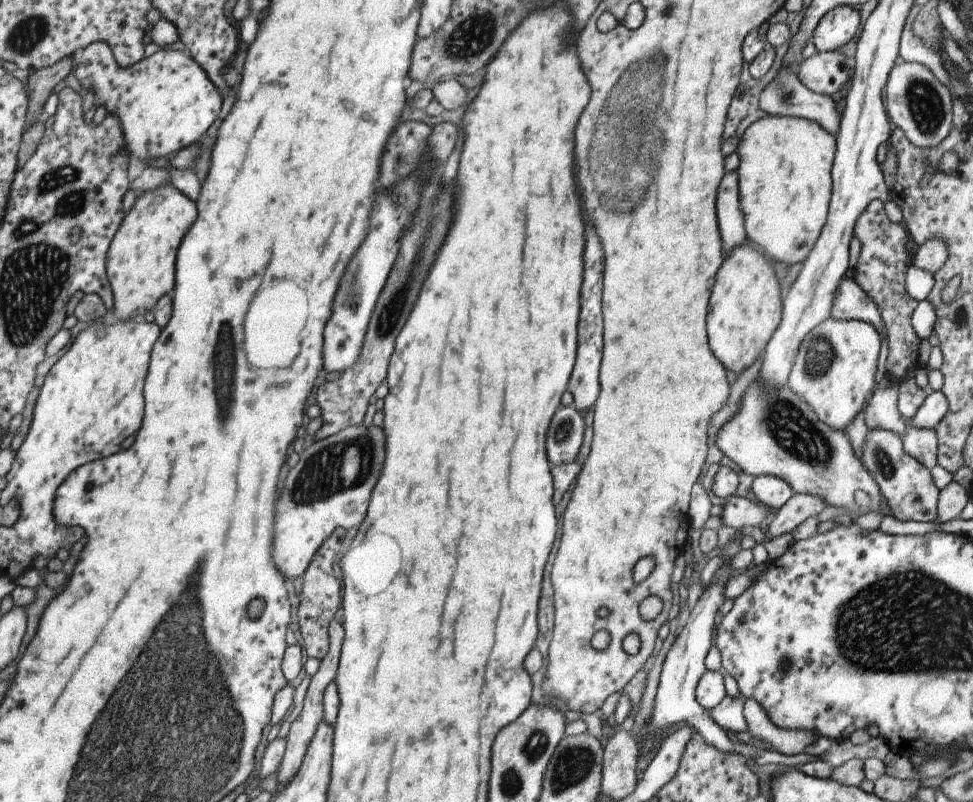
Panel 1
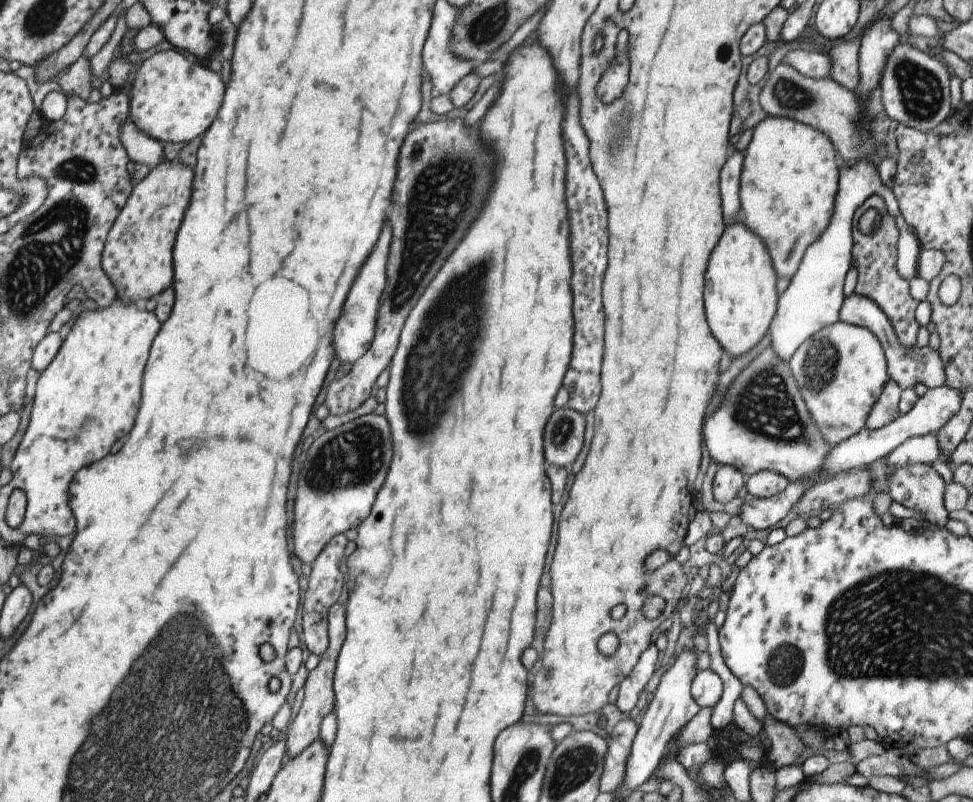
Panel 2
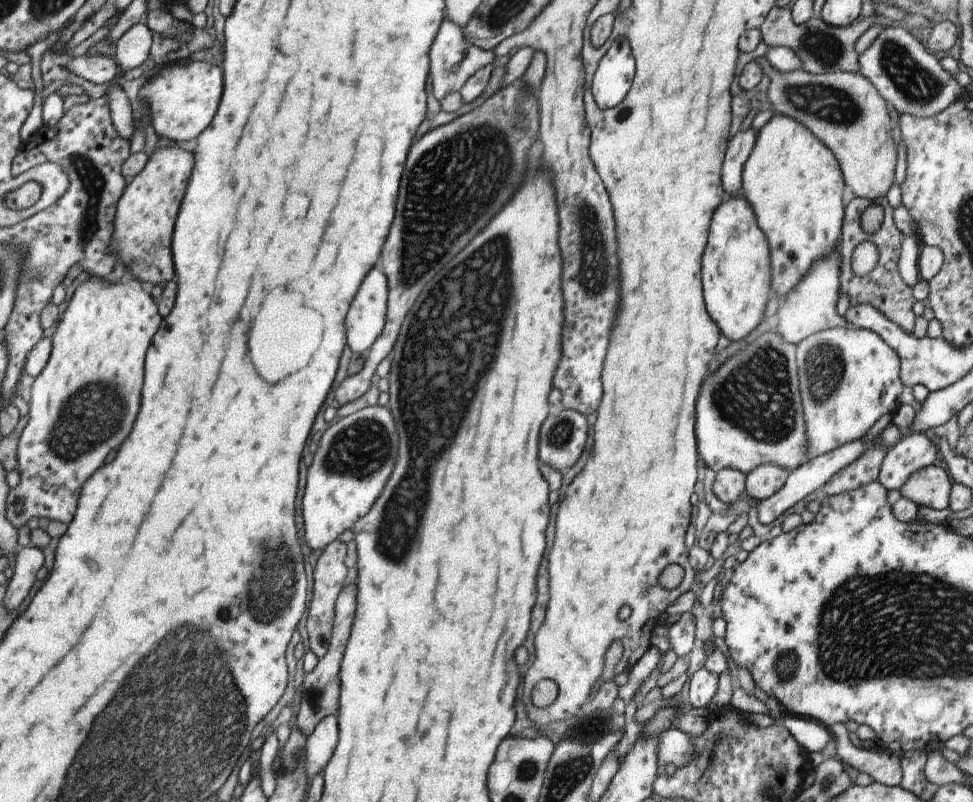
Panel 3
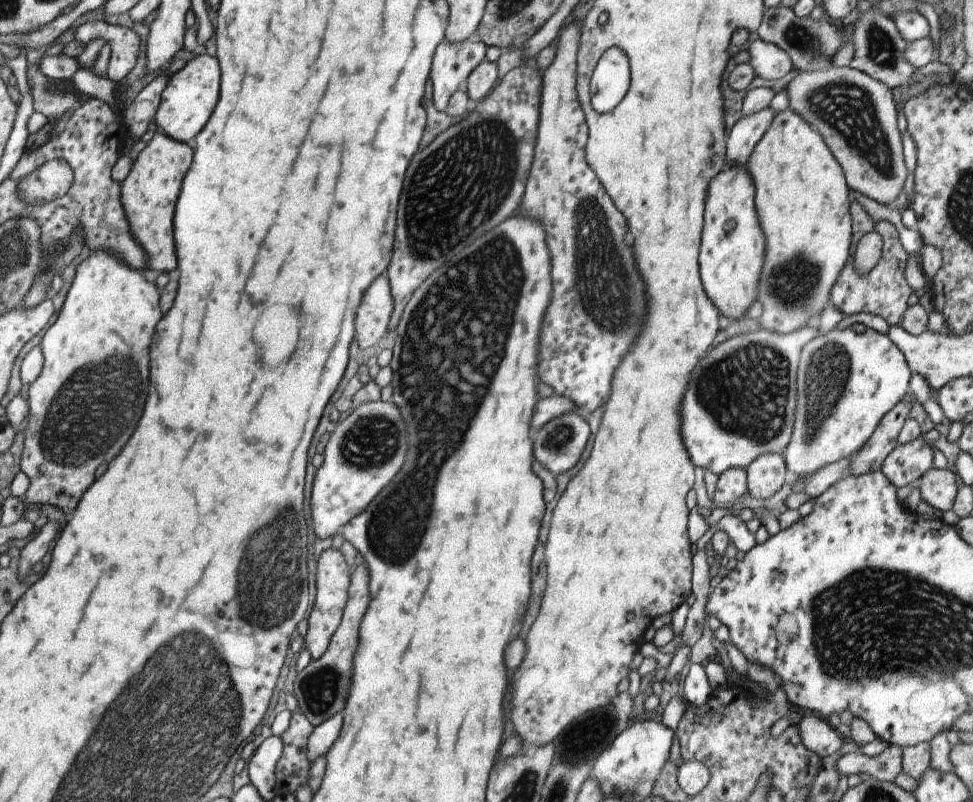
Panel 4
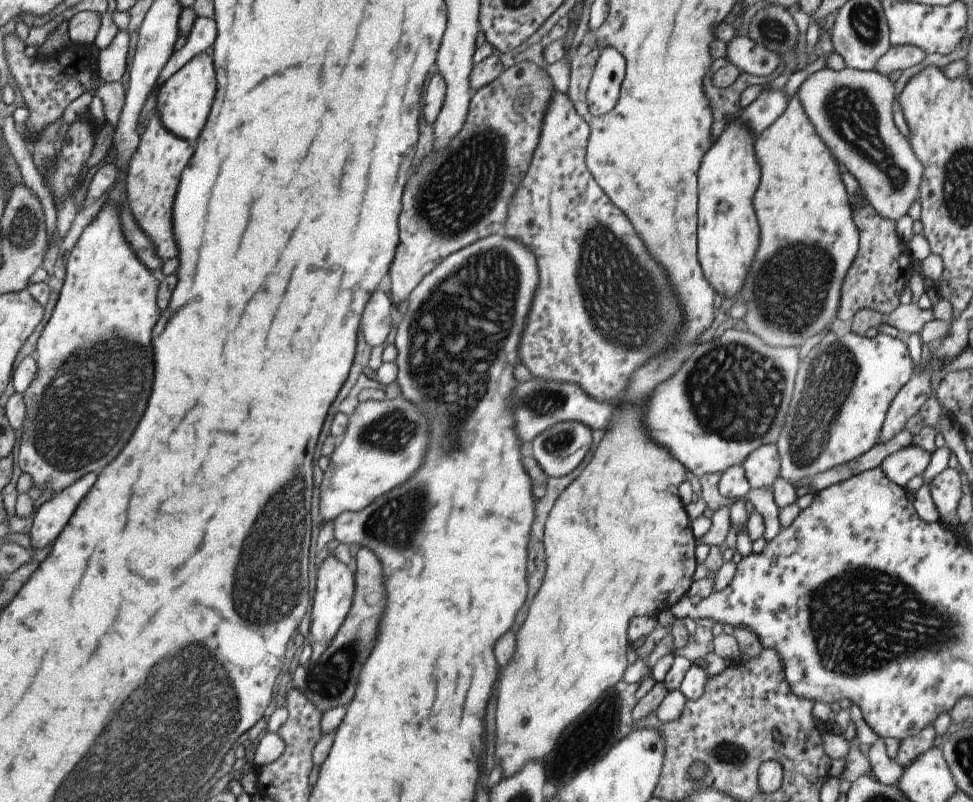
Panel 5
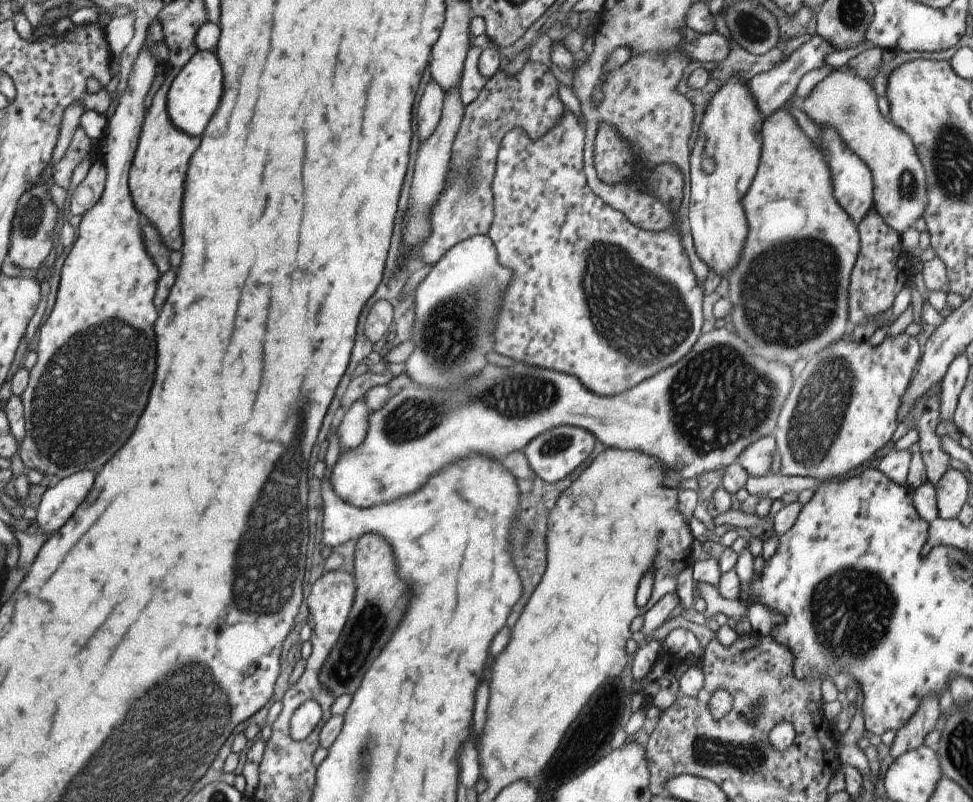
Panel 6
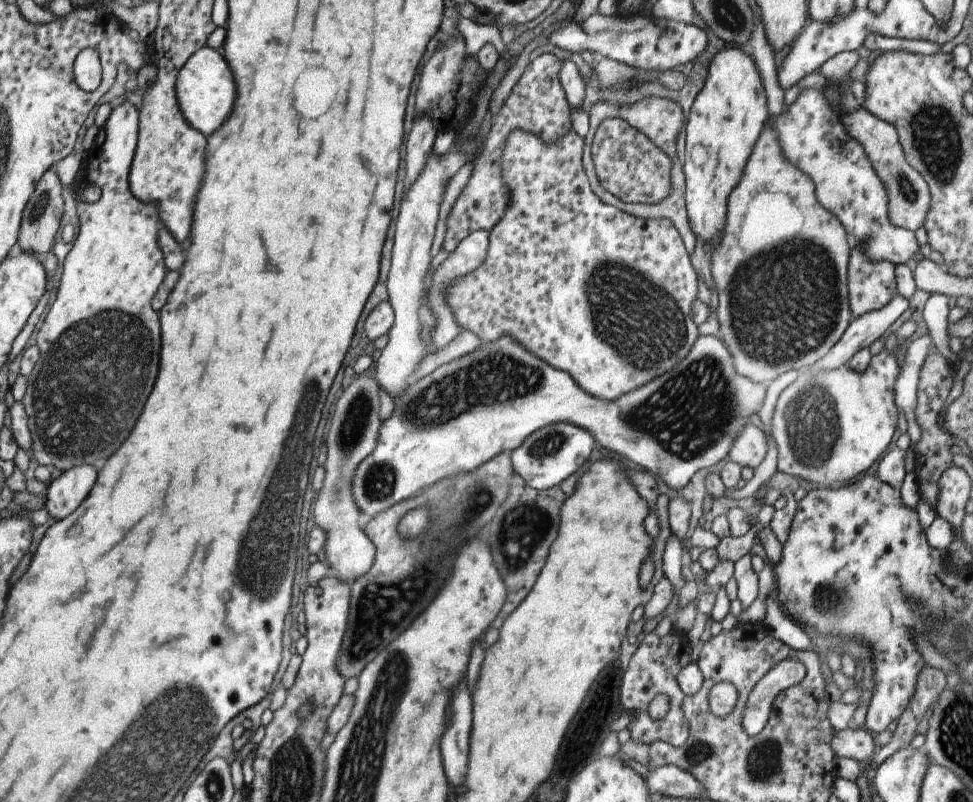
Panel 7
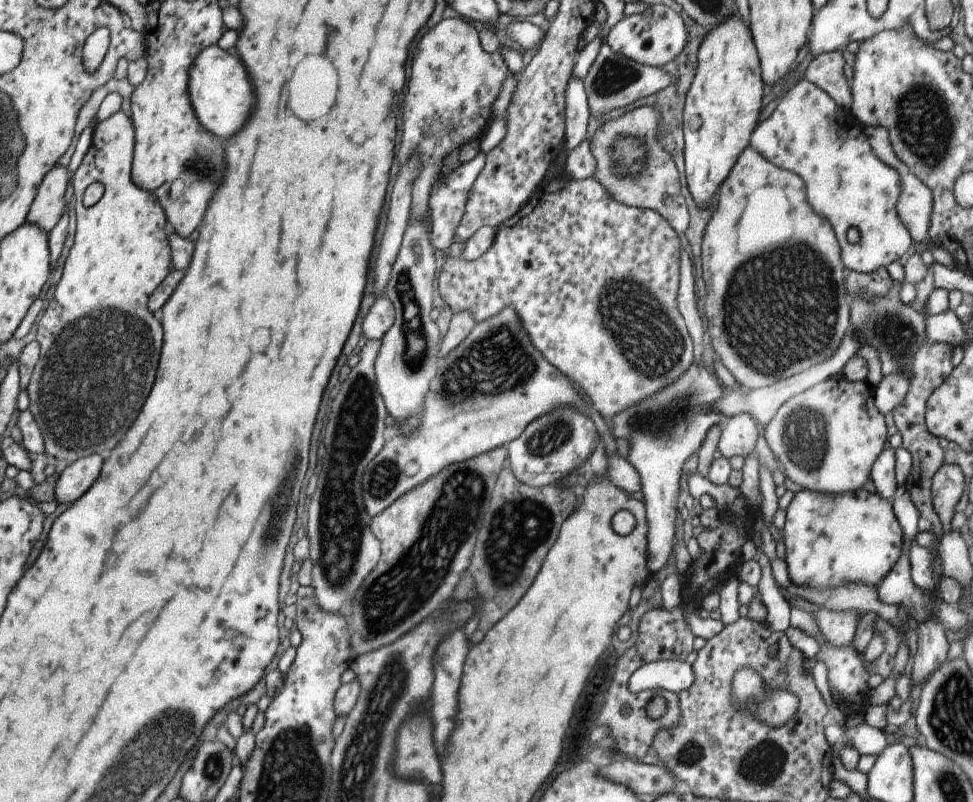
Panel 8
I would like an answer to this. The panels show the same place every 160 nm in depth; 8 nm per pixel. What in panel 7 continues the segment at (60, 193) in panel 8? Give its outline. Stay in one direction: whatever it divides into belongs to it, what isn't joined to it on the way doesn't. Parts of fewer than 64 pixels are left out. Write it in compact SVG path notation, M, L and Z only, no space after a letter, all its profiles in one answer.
M51 167L41 175L36 182L35 190L27 199L22 210L20 227L16 238L17 246L31 255L45 254L49 252L53 245L53 238L59 228L59 220L63 212L63 200L61 199L62 184L59 183L55 175L54 168Z

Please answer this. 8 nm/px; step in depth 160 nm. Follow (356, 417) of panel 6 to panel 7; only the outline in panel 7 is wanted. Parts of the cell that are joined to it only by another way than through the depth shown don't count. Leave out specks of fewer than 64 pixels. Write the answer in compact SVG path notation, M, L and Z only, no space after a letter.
M366 373L358 375L354 378L347 388L343 389L341 396L335 401L335 410L331 416L331 424L327 430L327 446L326 460L323 464L324 478L322 481L321 492L315 500L315 508L313 508L313 520L315 525L321 527L326 532L324 542L327 566L336 570L336 577L347 584L350 584L358 576L363 576L367 569L371 566L374 559L375 547L373 543L365 536L365 533L359 528L359 512L355 506L351 494L350 480L355 467L367 456L368 452L373 450L376 443L380 418L378 413L378 390L379 386L376 380L372 380L366 376Z

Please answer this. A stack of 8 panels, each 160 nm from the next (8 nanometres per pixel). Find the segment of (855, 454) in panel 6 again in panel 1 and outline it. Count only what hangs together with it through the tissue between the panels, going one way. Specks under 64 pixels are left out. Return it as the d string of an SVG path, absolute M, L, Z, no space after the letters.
M829 316L814 326L800 342L786 385L805 401L823 424L844 431L844 427L863 406L863 400L875 389L879 346L879 333L872 324Z

